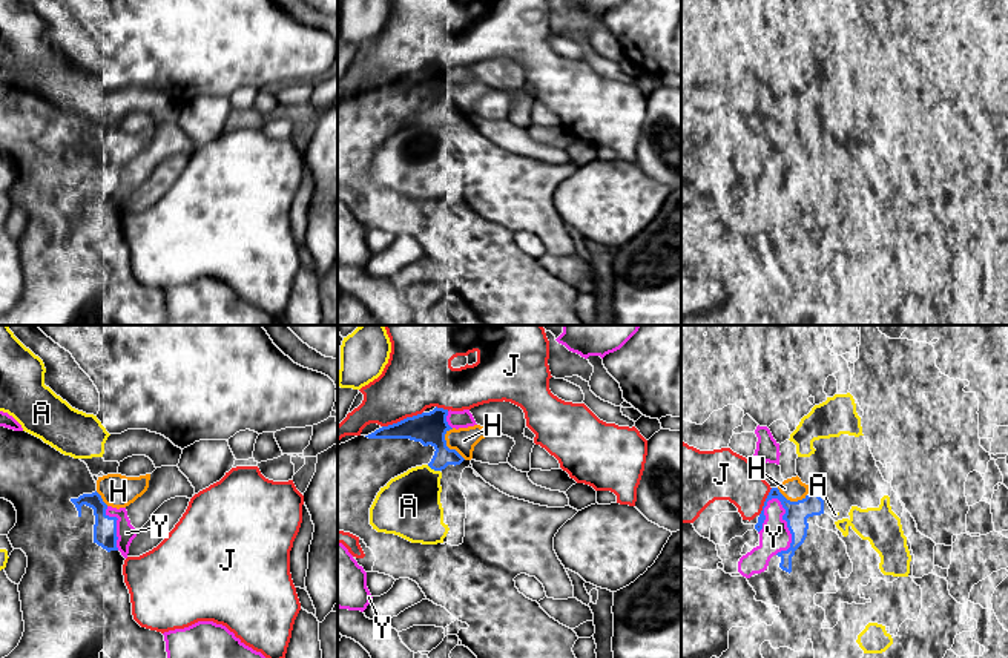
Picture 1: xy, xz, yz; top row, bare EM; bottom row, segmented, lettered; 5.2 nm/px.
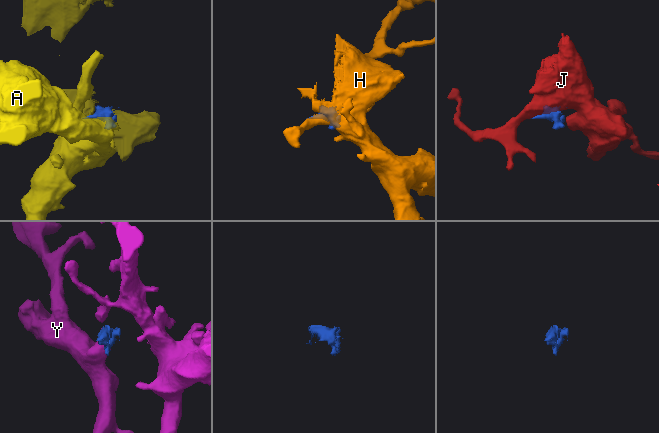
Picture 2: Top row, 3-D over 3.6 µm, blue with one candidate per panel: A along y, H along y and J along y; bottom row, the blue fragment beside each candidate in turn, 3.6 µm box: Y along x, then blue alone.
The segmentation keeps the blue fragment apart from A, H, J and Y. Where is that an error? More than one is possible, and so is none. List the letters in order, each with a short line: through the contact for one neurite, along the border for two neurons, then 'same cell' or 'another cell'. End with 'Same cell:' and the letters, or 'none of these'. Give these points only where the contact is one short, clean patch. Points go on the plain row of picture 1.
A: another cell
H: another cell
J: another cell
Y: another cell
Same cell: none of these

